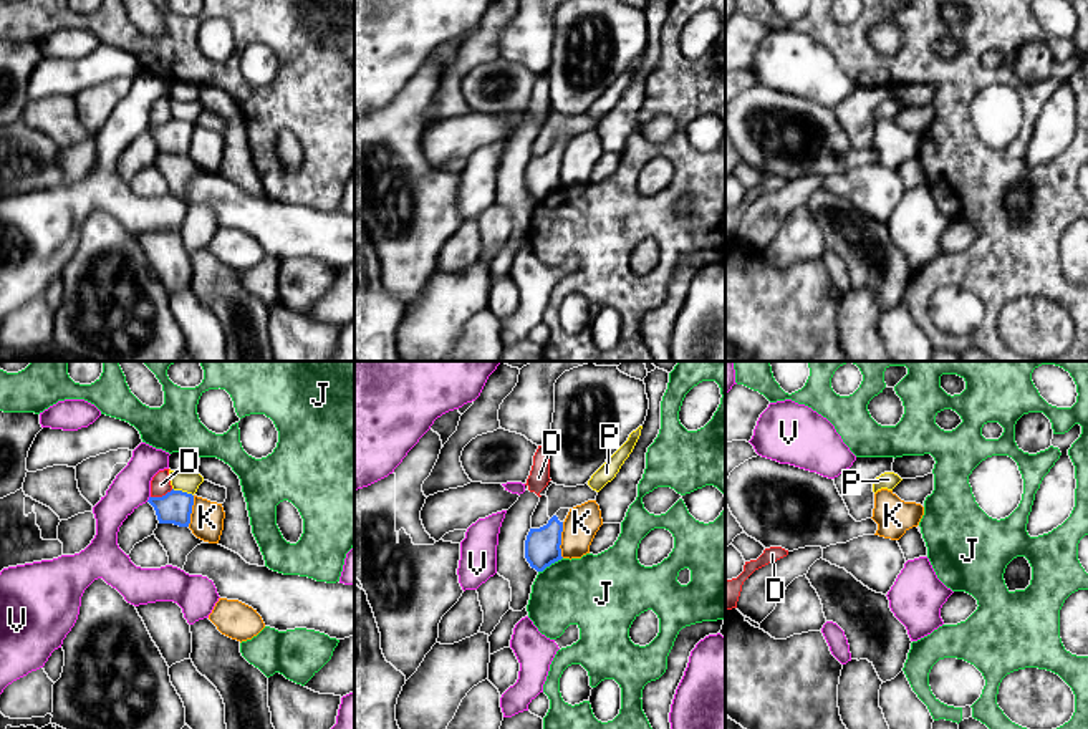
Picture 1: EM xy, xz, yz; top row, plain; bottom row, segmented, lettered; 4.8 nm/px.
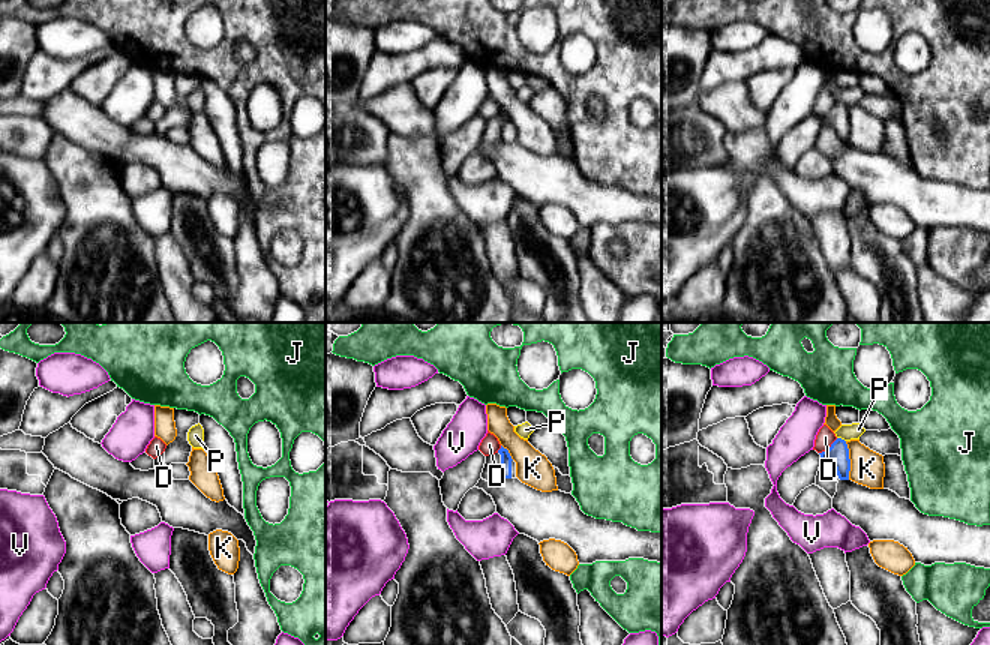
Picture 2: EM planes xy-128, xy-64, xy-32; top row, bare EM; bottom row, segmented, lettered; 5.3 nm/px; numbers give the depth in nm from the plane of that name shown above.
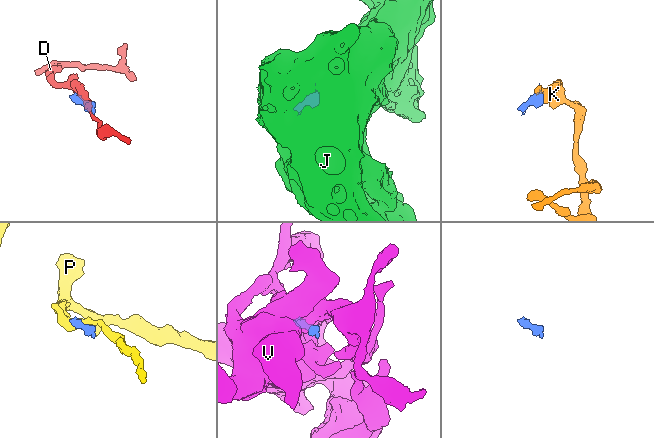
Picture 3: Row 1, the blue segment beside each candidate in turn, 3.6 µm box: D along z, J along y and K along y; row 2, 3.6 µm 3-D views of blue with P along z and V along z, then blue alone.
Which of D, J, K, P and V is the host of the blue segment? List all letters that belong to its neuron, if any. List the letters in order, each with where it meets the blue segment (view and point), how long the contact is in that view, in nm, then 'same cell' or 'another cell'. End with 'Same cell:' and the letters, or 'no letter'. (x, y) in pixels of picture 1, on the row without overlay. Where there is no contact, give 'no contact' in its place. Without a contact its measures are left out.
D: xy (163, 125) | 120 nm | another cell
J: xz (550, 193) | 140 nm | another cell
K: xz (560, 169) | 180 nm | another cell
P: xy (182, 121) | 110 nm | another cell
V: xy (149, 128) | 40 nm | another cell
Same cell: no letter

